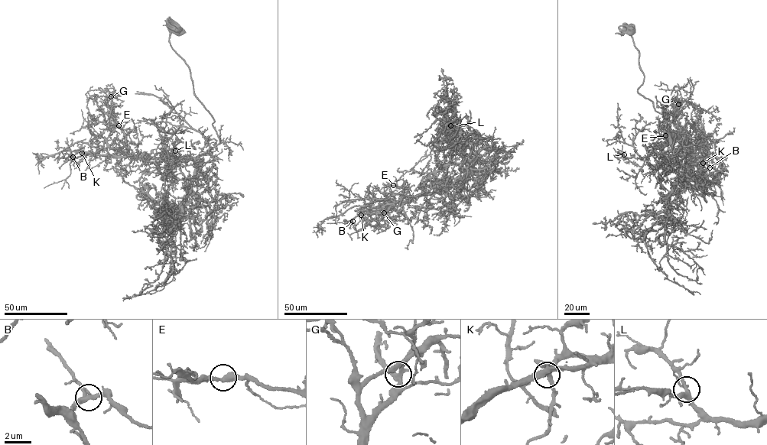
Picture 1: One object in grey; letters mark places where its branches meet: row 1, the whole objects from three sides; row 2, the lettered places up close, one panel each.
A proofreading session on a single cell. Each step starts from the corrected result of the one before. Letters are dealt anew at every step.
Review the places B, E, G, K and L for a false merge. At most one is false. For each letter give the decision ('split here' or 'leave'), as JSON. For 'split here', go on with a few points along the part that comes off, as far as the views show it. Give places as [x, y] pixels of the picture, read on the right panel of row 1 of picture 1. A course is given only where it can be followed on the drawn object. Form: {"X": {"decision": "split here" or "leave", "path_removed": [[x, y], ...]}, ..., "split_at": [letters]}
{"B": {"decision": "leave"}, "E": {"decision": "leave"}, "G": {"decision": "leave"}, "K": {"decision": "leave"}, "L": {"decision": "leave"}, "split_at": []}

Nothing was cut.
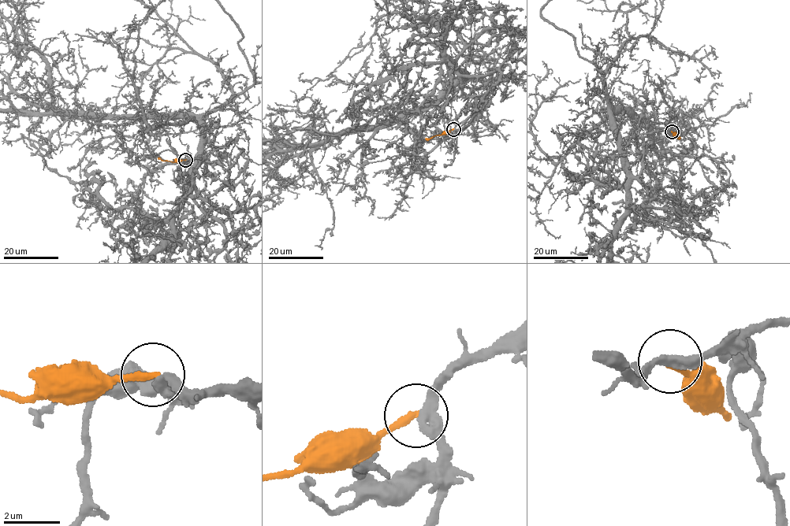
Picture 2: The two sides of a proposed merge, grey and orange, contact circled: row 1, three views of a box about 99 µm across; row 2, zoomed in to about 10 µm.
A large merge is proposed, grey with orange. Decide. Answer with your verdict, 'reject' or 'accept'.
reject

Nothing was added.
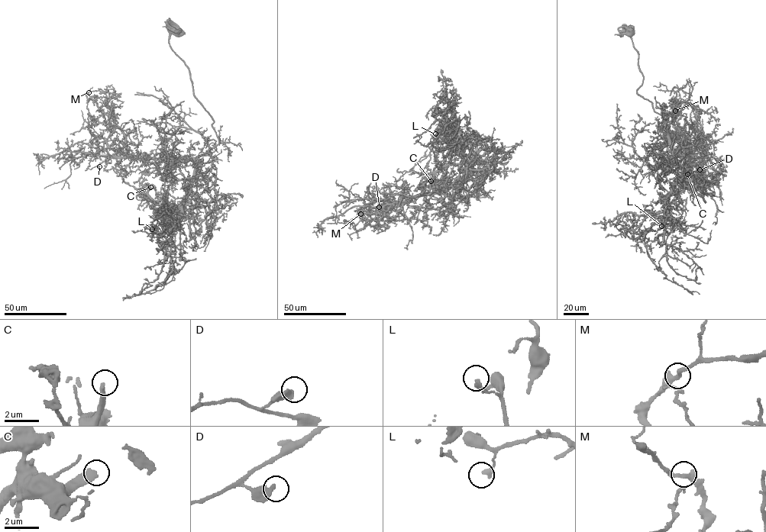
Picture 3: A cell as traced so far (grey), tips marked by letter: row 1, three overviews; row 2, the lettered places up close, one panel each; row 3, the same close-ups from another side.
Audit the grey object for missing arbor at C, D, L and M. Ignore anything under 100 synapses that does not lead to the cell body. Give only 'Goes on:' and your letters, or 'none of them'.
Goes on: C

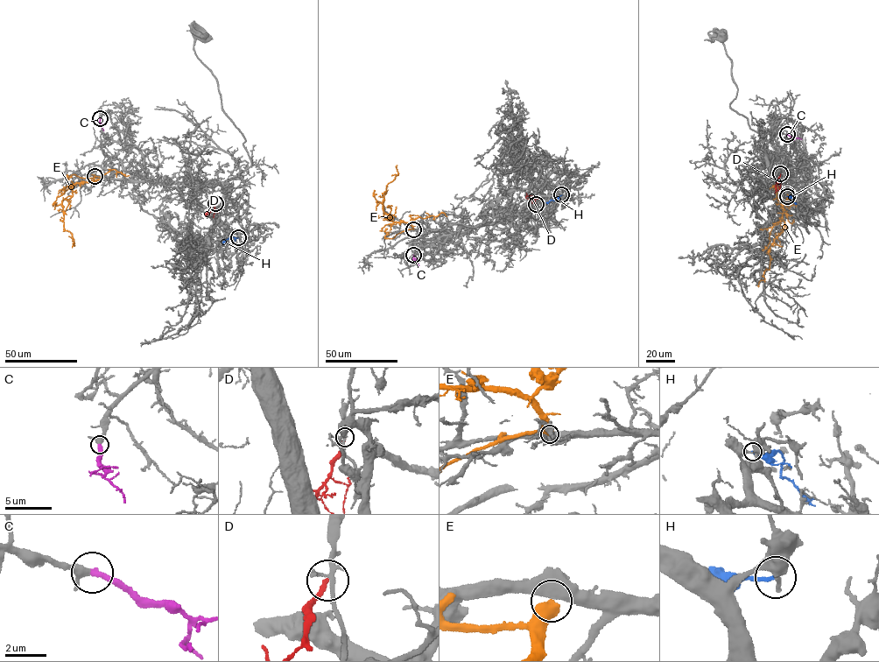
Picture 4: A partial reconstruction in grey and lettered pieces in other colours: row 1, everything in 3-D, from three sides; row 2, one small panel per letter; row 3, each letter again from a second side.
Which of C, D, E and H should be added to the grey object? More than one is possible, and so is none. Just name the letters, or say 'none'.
C

